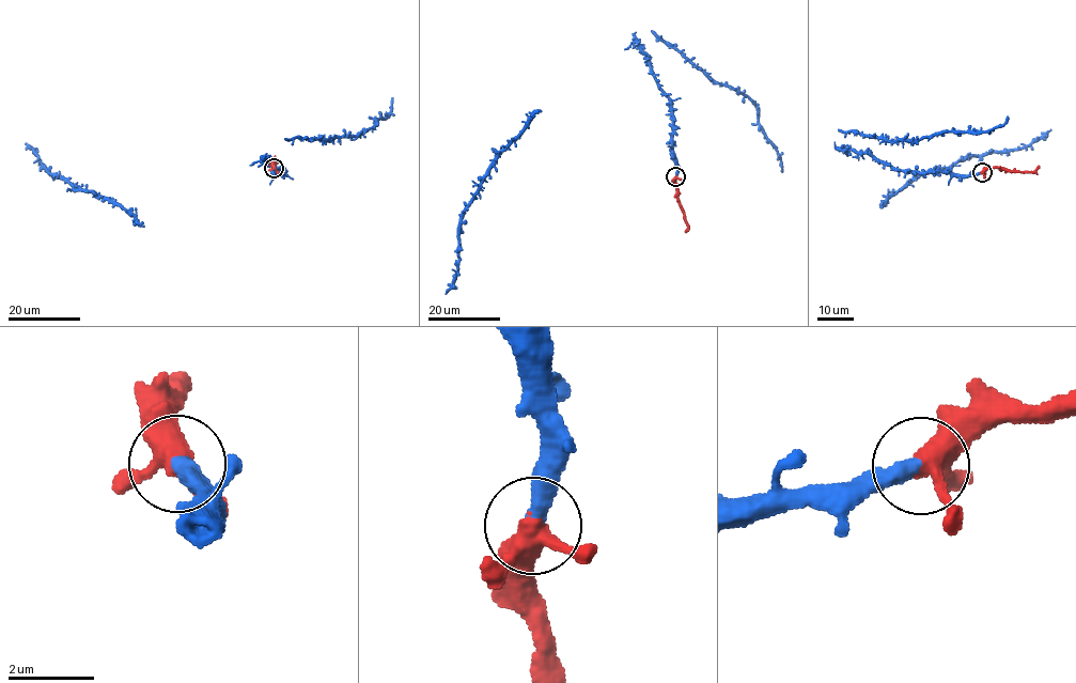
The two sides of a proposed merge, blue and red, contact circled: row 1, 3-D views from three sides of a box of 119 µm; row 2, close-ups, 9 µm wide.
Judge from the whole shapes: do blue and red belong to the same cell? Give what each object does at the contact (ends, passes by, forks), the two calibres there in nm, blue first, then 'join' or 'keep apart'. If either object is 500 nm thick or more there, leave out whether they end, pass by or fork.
blue ends there; red forks there; 440 nm thick on the blue side, 380 nm on the other; join

